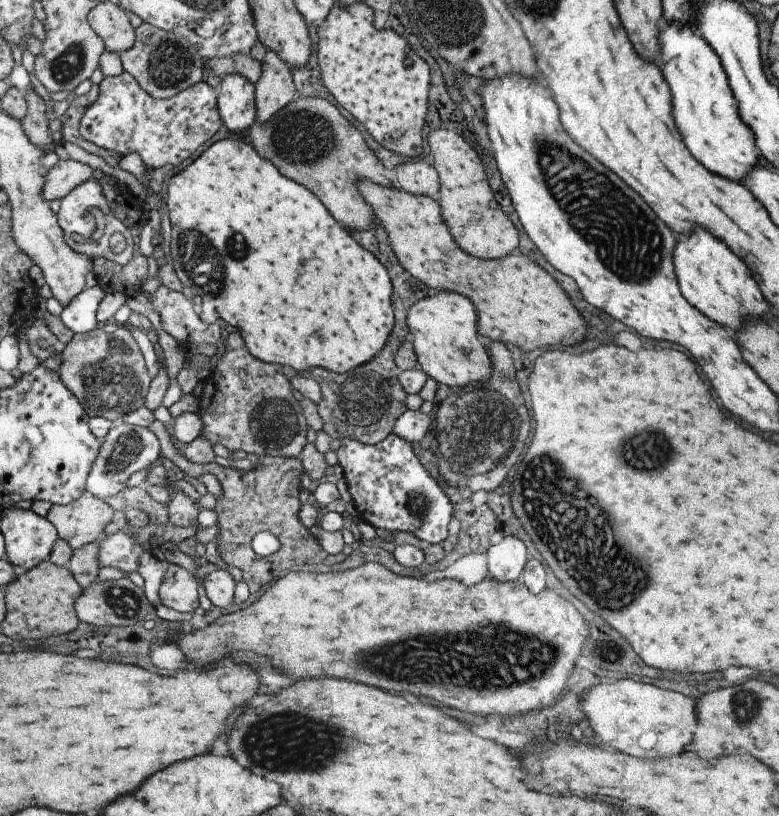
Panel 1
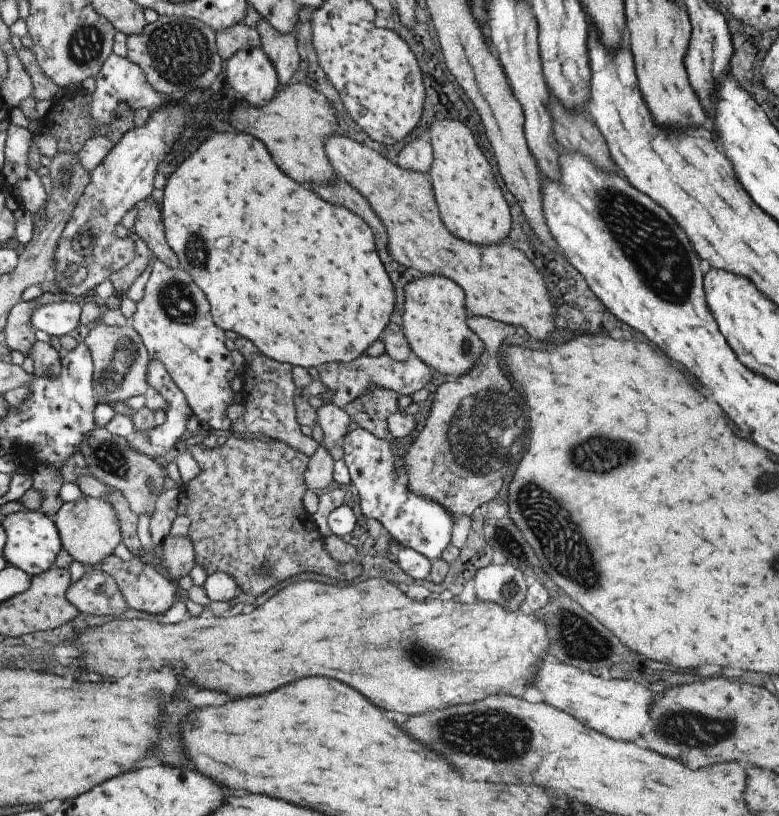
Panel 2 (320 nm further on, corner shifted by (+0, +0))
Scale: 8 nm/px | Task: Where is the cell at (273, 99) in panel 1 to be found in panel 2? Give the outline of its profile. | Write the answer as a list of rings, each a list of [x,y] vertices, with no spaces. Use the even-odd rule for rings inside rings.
[[[259,19],[255,27],[260,38],[260,47],[269,57],[277,73],[278,84],[293,82],[298,75],[300,55],[296,43],[295,31],[280,33],[265,19]]]

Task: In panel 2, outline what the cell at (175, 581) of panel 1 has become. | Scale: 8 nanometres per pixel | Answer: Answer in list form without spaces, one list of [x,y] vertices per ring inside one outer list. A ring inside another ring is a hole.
[[[111,554],[106,556],[99,565],[100,569],[106,572],[117,585],[119,592],[126,602],[127,608],[141,610],[147,612],[147,614],[162,614],[177,601],[176,586],[171,584],[166,574],[160,571],[160,569],[156,570],[151,565],[144,563],[137,555],[129,560],[121,560]]]

